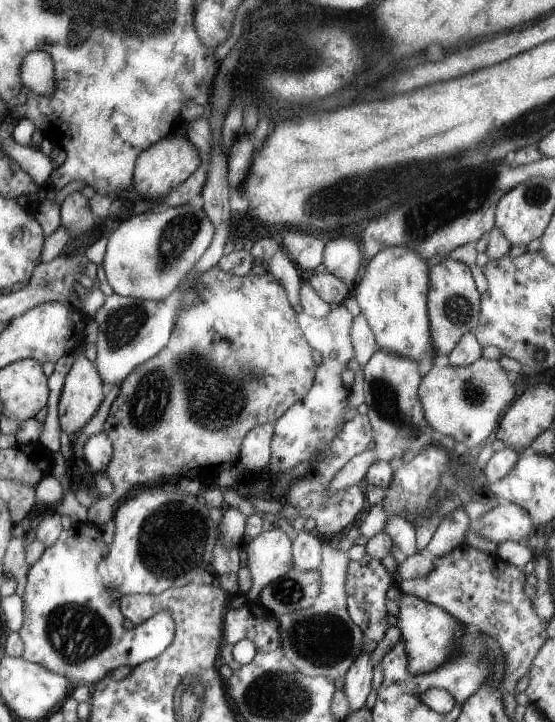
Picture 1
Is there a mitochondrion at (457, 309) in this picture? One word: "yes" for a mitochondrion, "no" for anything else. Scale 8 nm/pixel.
yes

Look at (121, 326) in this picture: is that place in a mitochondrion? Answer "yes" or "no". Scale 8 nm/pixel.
yes

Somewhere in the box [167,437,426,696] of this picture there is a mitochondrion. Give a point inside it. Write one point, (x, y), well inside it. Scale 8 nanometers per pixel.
(324, 640)

